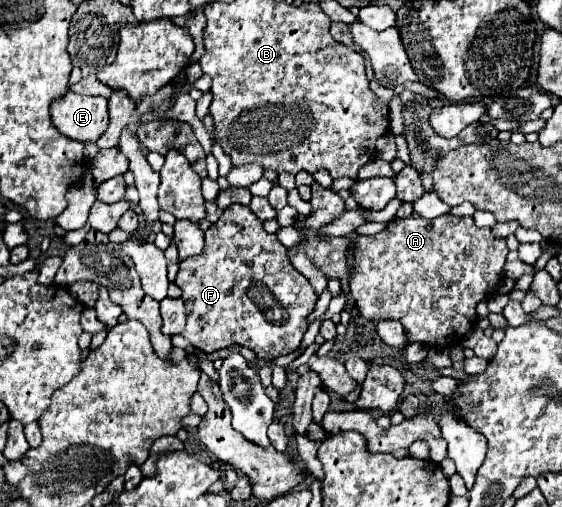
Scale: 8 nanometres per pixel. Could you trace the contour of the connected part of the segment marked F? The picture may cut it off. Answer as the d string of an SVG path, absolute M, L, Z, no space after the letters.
M239 203L229 205L219 221L205 231L203 253L179 263L175 285L183 291L181 299L187 309L187 325L181 335L197 351L213 353L237 343L249 347L261 359L289 355L299 347L309 325L309 315L319 299L311 283L289 263L287 249L281 245L277 235L269 235L263 229L263 221L259 221L247 205Z

